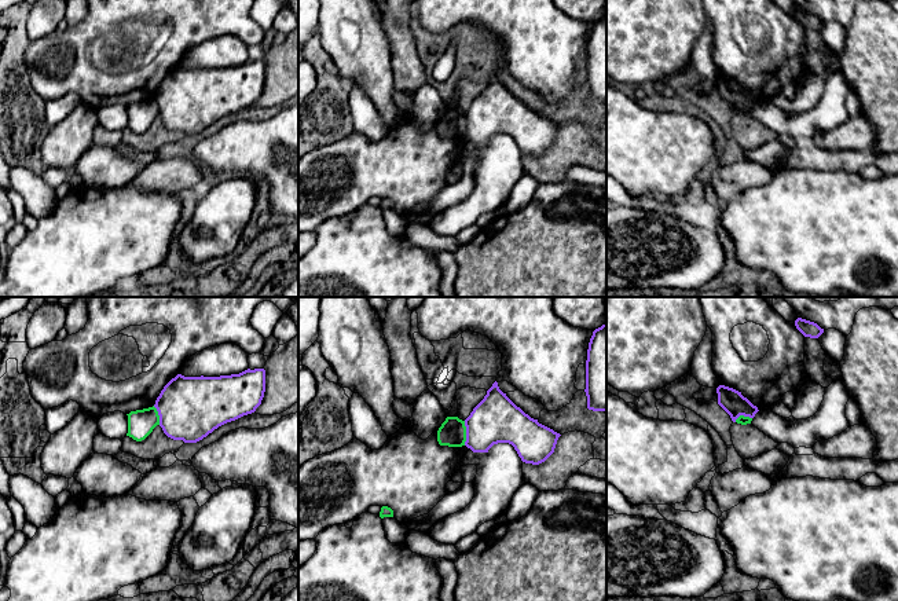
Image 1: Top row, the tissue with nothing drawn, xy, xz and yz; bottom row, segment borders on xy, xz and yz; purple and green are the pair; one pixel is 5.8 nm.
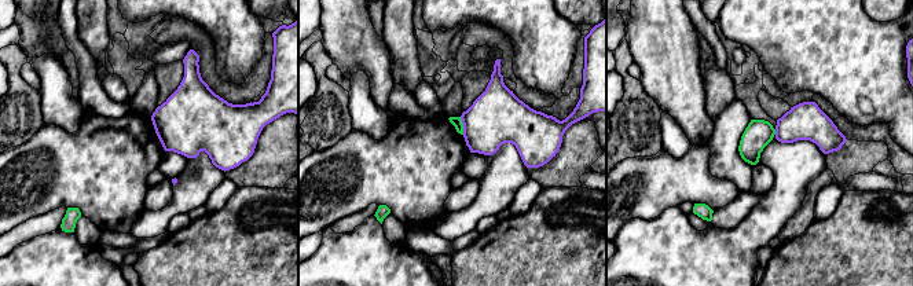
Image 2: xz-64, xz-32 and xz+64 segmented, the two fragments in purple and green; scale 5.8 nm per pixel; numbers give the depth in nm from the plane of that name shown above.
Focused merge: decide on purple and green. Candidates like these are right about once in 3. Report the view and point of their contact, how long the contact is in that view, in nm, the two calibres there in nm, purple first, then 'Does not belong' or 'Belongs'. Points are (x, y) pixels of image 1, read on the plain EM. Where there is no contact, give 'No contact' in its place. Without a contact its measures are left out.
Touches purple at xz (466, 125). Shared border 140 nm. Thickness 280 nm (purple) against 160 nm. Does not belong

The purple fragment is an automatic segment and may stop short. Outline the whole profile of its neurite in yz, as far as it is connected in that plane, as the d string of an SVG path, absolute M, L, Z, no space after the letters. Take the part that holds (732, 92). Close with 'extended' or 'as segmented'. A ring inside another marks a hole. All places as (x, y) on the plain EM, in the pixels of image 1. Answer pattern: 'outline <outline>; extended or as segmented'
outline M719 77L716 85L718 96L730 107L733 114L736 114L740 107L754 110L759 103L741 84L733 80Z; as segmented

